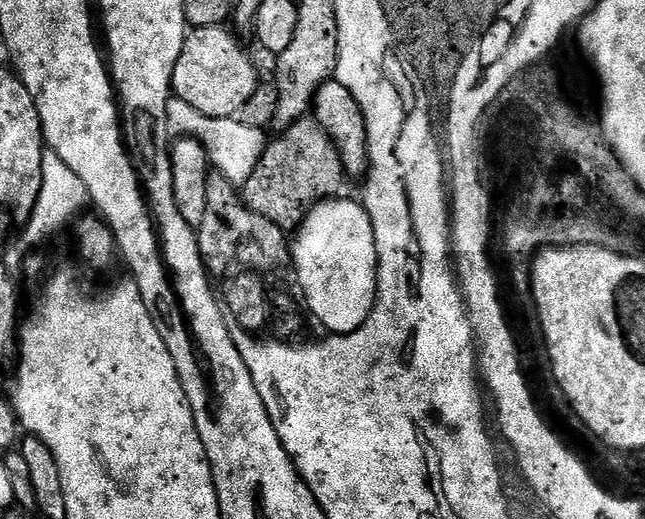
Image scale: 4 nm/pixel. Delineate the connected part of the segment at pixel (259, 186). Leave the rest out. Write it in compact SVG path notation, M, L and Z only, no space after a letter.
M311 115L294 122L275 138L253 166L244 188L242 184L244 205L254 214L270 218L279 228L296 230L316 205L343 193L340 191L346 181L344 163L330 134Z

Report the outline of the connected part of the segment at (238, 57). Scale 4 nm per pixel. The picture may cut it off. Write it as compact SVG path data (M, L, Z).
M224 26L191 29L185 35L182 54L178 54L172 75L175 99L187 102L189 106L194 106L194 110L210 118L235 117L262 83L262 76L256 73L247 50L227 30Z

